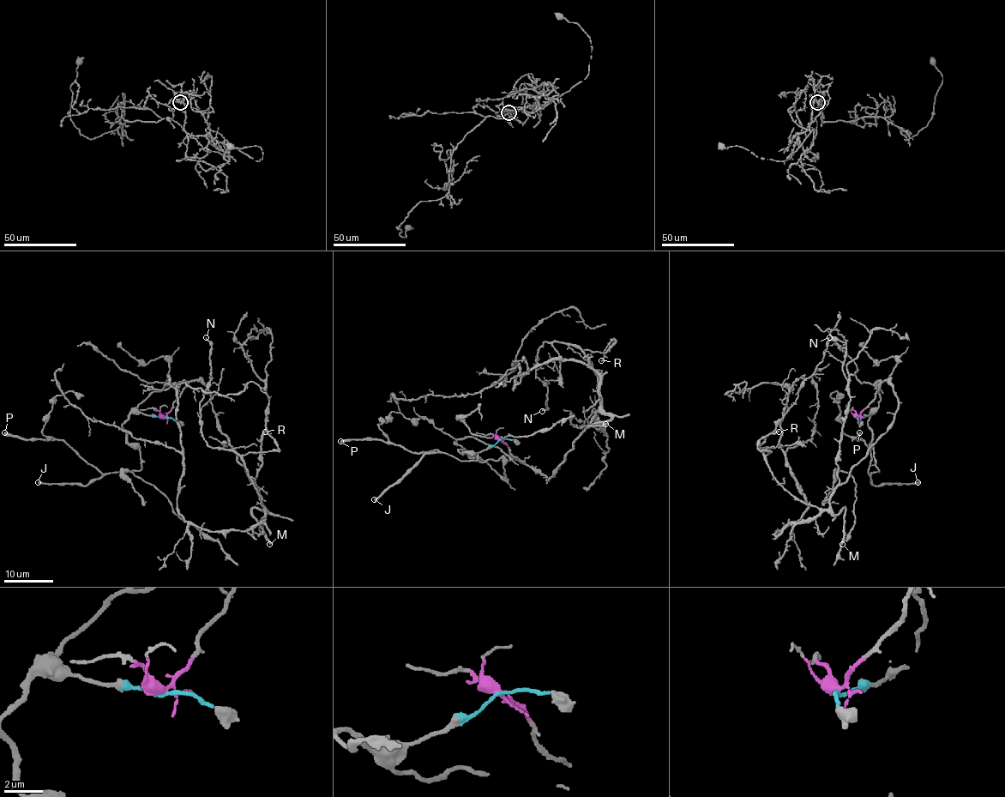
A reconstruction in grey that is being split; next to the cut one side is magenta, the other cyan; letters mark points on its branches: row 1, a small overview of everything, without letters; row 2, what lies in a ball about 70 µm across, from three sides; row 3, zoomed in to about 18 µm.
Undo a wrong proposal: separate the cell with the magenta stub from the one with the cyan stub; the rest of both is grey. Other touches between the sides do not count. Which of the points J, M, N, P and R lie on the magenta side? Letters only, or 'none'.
M, N, R

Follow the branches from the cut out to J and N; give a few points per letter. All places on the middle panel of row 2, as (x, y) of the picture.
J: (501, 439), (477, 453), (459, 450), (462, 454), (472, 453), (477, 456), (474, 460), (425, 453), (374, 499)
N: (501, 439), (553, 475), (600, 408), (598, 377), (579, 348), (544, 342), (538, 354), (542, 411)

